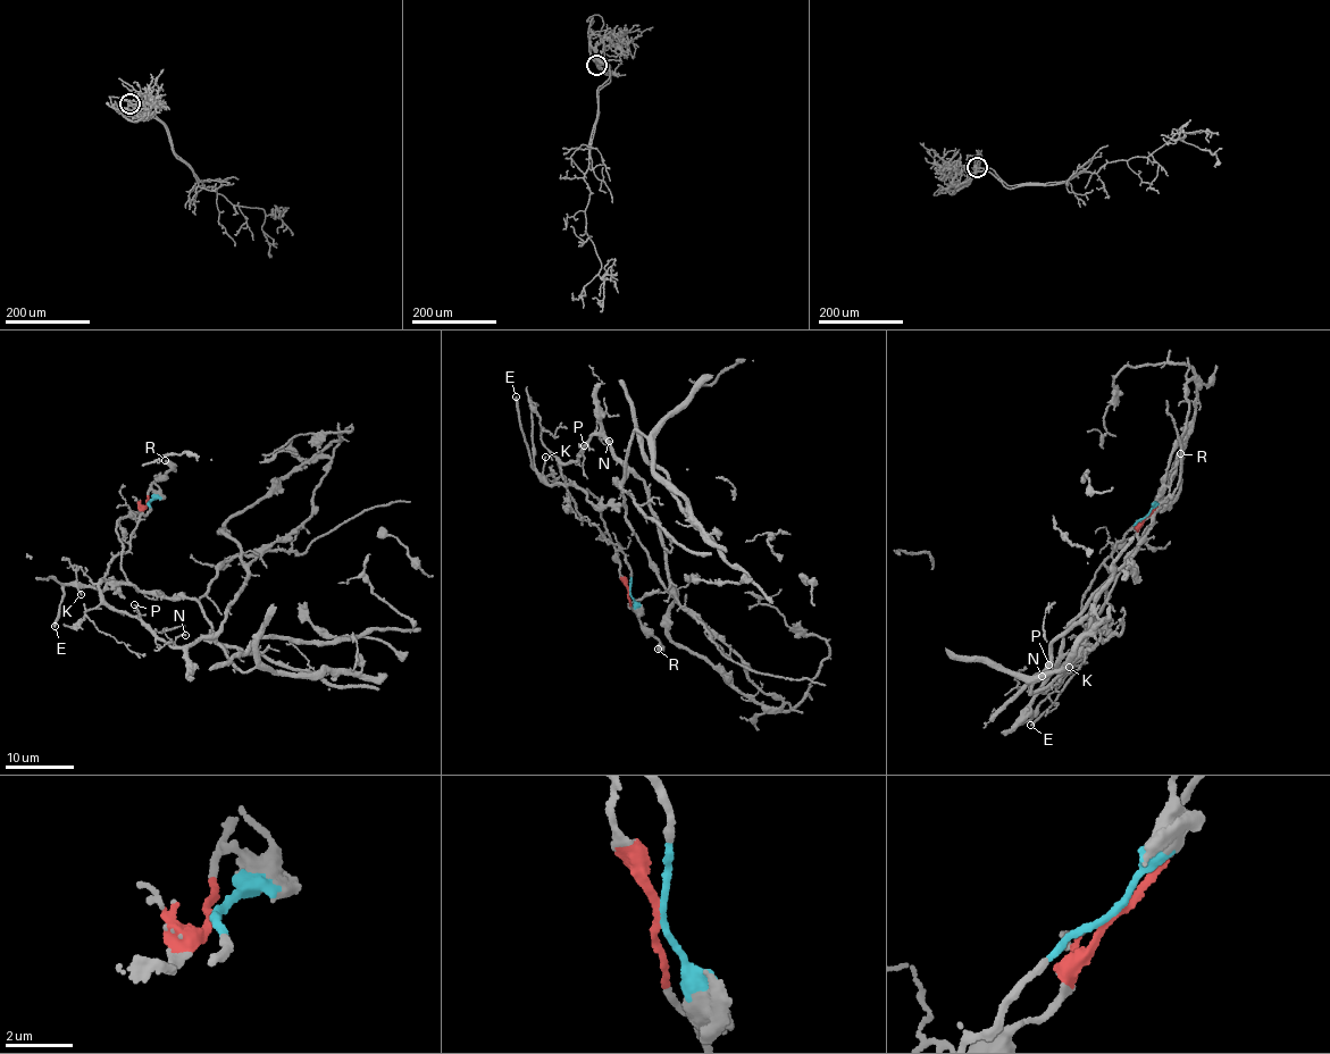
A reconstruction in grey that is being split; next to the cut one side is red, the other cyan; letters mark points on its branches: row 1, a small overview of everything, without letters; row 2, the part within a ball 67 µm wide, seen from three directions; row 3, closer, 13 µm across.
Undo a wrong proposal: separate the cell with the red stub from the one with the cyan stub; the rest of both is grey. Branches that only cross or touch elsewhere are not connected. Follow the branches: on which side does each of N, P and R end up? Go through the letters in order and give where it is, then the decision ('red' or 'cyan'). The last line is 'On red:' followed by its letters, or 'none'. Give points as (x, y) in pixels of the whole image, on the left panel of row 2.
N: place (185, 635); cyan
P: place (134, 604); cyan
R: place (165, 460); red
On red: R

